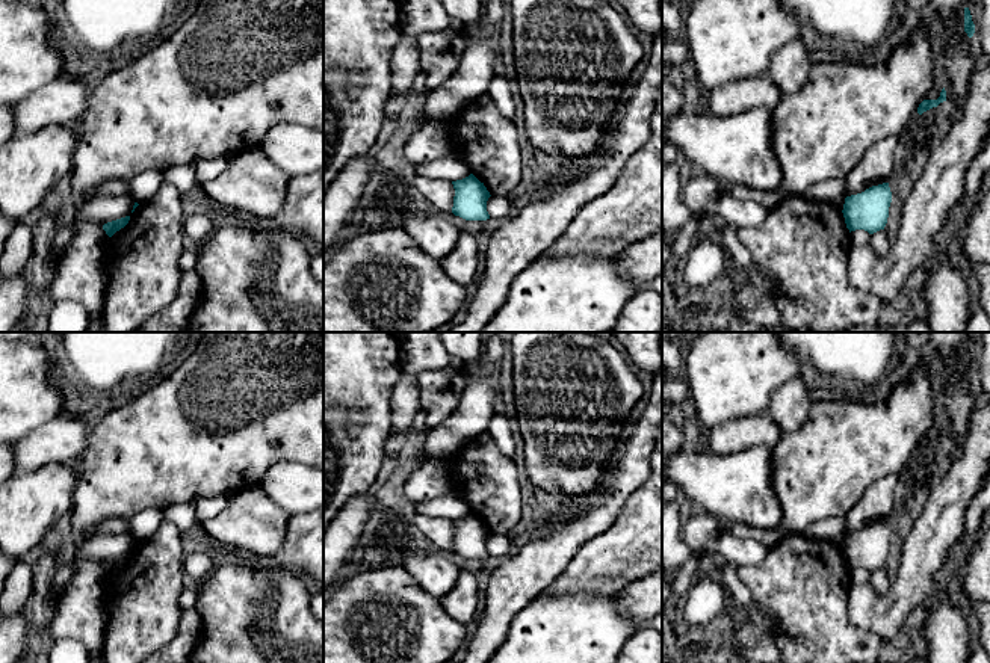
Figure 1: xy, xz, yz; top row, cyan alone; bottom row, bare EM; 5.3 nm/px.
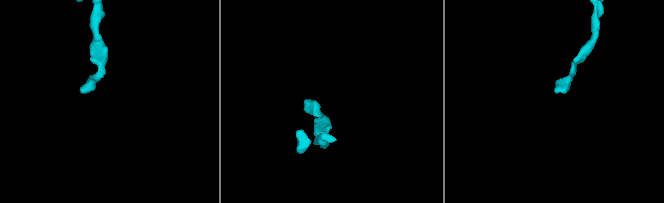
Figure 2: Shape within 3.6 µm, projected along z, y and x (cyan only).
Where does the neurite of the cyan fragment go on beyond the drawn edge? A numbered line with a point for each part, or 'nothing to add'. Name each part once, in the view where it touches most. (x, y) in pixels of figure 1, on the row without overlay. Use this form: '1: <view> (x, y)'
nothing to add

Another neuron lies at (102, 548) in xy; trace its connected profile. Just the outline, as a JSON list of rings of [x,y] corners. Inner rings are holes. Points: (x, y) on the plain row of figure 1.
[[[130,533],[94,536],[92,539],[80,541],[74,560],[63,566],[53,581],[51,610],[56,615],[60,606],[60,598],[70,589],[70,583],[77,571],[77,563],[83,556],[95,559],[101,565],[107,560],[131,553],[135,538]]]

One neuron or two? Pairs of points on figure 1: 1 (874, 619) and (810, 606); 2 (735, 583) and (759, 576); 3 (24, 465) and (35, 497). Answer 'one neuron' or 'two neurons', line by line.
1: two neurons
2: two neurons
3: two neurons

